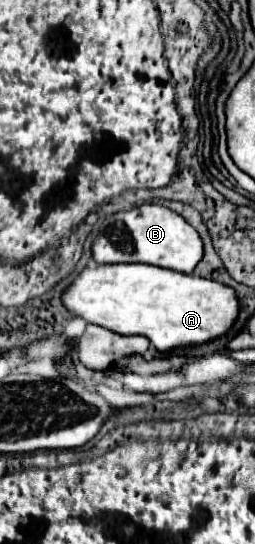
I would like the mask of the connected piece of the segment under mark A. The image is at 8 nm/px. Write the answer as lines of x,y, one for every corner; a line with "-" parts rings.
88,264
78,278
60,296
64,308
88,324
98,324
122,336
146,336
156,350
166,352
190,344
204,344
224,334
238,316
238,298
232,288
198,276
180,274
174,270
150,264

